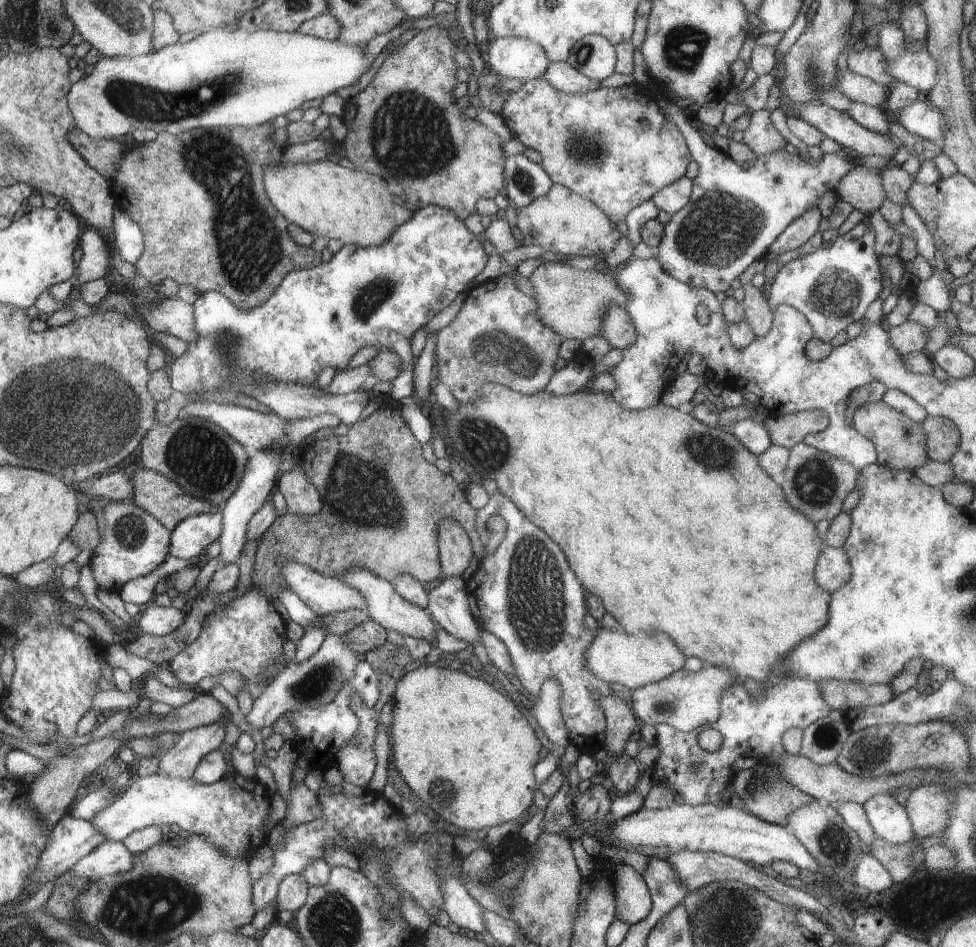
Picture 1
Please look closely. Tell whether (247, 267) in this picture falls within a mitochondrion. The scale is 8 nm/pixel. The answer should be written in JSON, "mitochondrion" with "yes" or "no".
{"mitochondrion":"yes"}

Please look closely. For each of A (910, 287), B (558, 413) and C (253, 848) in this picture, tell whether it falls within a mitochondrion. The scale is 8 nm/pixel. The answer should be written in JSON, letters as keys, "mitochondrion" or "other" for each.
{"A":"other","B":"other","C":"other"}

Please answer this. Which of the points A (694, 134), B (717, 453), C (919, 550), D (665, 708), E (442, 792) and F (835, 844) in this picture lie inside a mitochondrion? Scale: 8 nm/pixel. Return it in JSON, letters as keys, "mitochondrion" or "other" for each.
{"A":"other","B":"mitochondrion","C":"other","D":"mitochondrion","E":"mitochondrion","F":"mitochondrion"}

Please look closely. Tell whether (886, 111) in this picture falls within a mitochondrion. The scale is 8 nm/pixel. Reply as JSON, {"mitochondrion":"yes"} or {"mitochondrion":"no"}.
{"mitochondrion":"no"}

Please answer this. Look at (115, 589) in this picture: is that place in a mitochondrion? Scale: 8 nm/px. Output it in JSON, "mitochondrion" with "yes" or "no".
{"mitochondrion":"no"}

